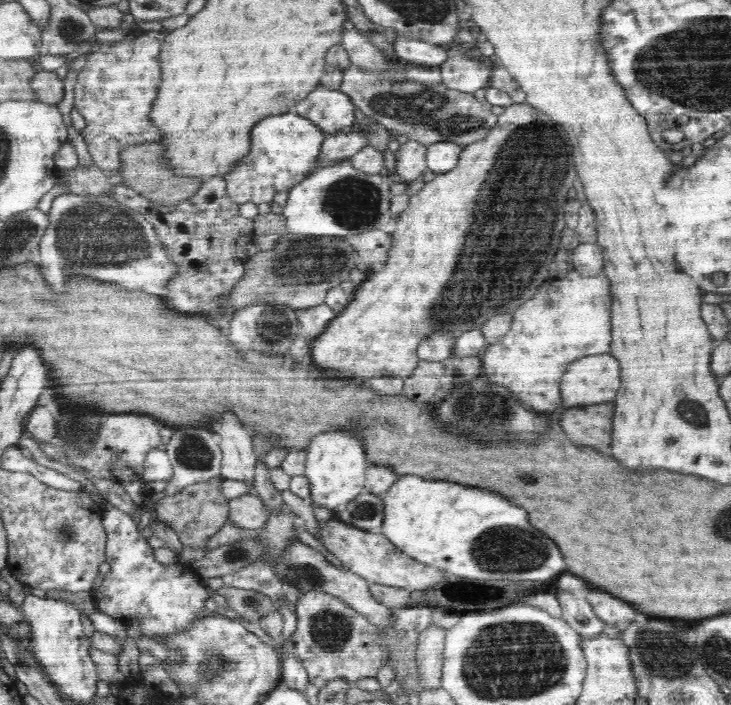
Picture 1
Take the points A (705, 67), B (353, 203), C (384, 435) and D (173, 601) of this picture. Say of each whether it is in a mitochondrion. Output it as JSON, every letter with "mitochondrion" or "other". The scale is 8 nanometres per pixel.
{"A":"mitochondrion","B":"mitochondrion","C":"other","D":"other"}

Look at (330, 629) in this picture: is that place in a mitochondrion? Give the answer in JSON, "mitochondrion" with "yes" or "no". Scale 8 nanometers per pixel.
{"mitochondrion":"yes"}

